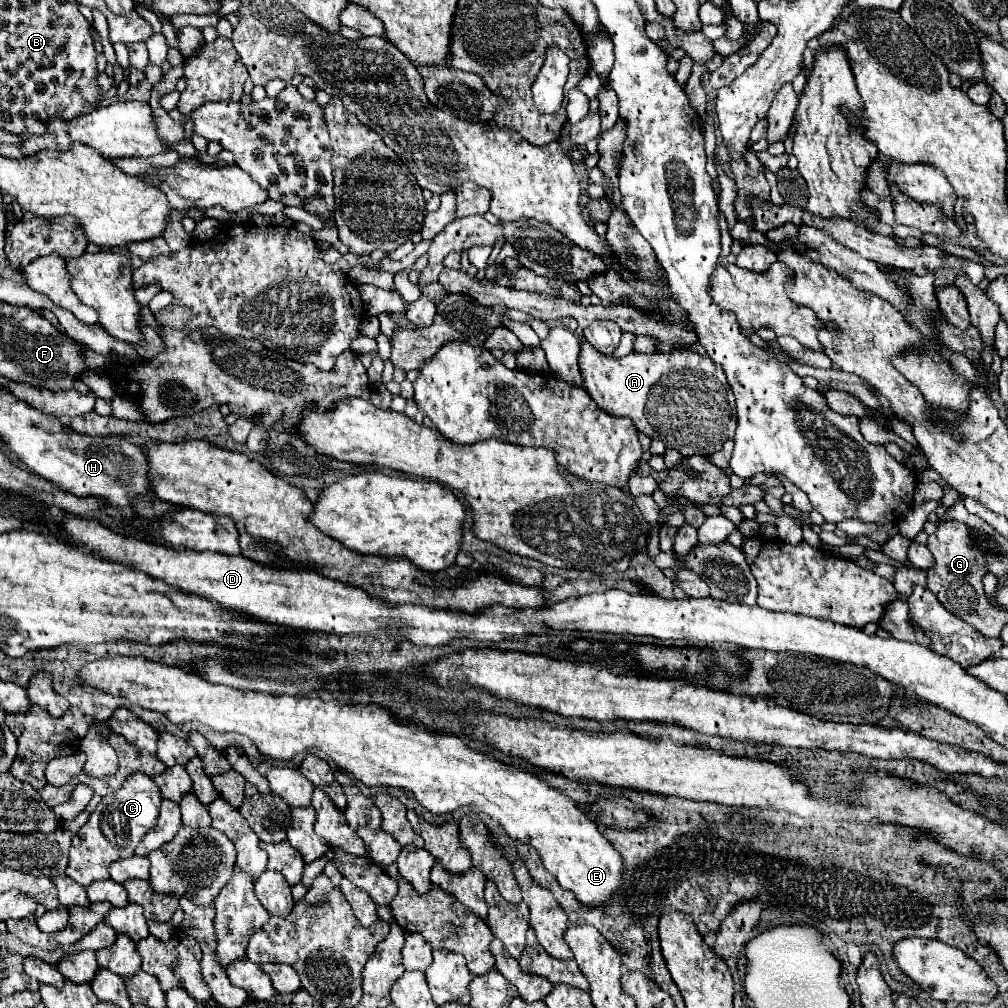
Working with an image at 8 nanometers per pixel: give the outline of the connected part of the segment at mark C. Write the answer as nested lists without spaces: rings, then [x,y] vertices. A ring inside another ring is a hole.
[[[141,774],[125,780],[115,794],[105,796],[91,812],[87,824],[73,836],[69,866],[65,870],[67,876],[83,888],[95,880],[109,878],[109,866],[121,858],[131,858],[139,840],[153,828],[153,824],[157,824],[161,800],[161,792],[157,784],[153,784],[153,778]]]

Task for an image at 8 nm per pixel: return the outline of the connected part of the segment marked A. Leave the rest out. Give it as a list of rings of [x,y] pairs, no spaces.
[[[583,342],[581,350],[581,374],[583,384],[595,404],[613,414],[613,416],[627,416],[633,420],[637,430],[645,432],[651,438],[659,438],[665,442],[667,448],[675,448],[683,456],[711,456],[713,452],[721,450],[727,440],[735,436],[737,428],[737,408],[735,396],[729,388],[725,372],[721,364],[713,362],[709,356],[703,356],[693,350],[673,350],[669,354],[637,354],[631,352],[623,358],[605,356],[595,350],[589,342]]]

